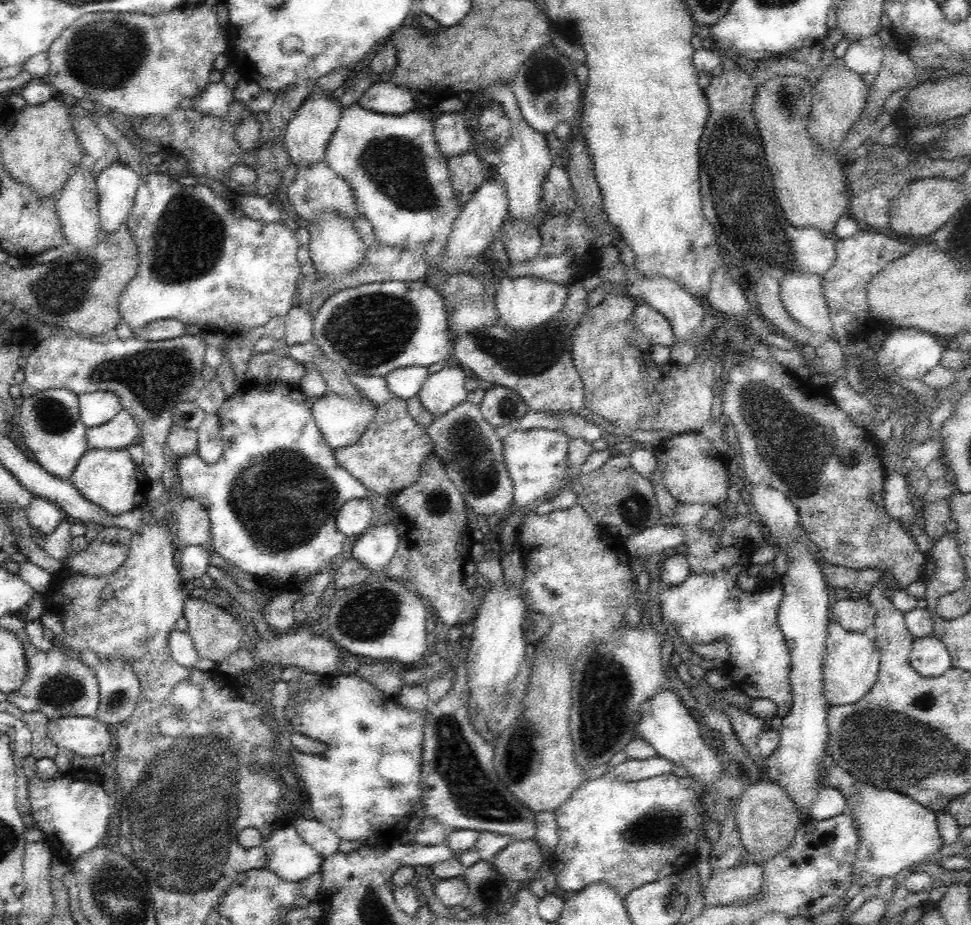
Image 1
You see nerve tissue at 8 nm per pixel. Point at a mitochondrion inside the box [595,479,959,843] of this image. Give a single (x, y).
(635, 509)

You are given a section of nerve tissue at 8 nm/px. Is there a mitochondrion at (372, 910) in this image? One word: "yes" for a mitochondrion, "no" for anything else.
yes

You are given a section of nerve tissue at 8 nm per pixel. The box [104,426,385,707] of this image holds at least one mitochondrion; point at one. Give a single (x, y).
(258, 485)

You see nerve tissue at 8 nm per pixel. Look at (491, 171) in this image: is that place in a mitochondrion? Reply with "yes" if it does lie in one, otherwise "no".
no

